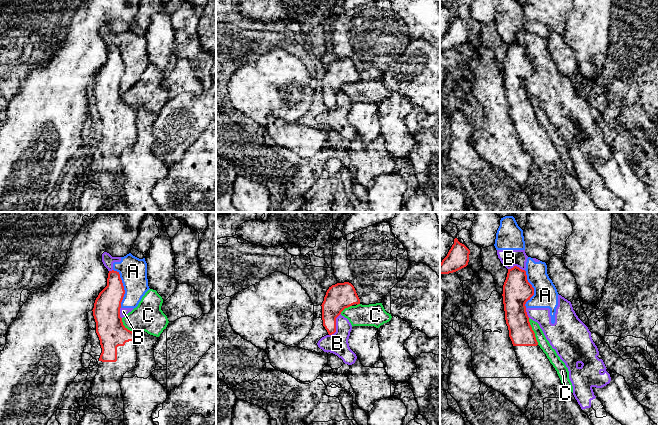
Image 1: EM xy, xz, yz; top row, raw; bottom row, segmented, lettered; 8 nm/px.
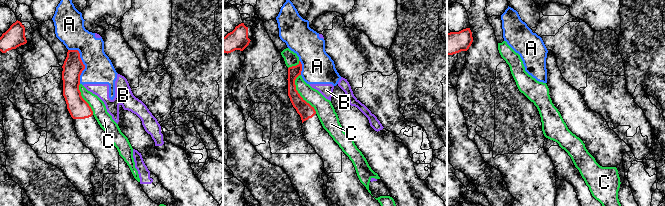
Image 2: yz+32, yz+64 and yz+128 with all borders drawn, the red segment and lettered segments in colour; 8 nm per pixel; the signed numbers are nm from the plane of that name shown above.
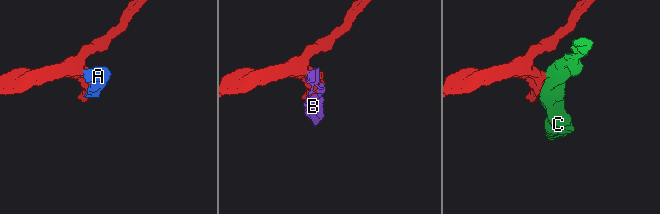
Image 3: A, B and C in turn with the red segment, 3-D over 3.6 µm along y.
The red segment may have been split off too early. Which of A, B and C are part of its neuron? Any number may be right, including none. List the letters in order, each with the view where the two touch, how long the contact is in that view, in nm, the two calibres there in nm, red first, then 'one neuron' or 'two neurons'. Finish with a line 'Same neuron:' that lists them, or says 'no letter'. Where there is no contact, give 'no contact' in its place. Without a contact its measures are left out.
A: xy | 320 nm | 220/220 nm | two neurons
B: xz | 200 nm | 200/170 nm | two neurons
C: yz | 240 nm | 190/90 nm | two neurons
Same neuron: no letter

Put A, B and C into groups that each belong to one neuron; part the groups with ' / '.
A B / C

